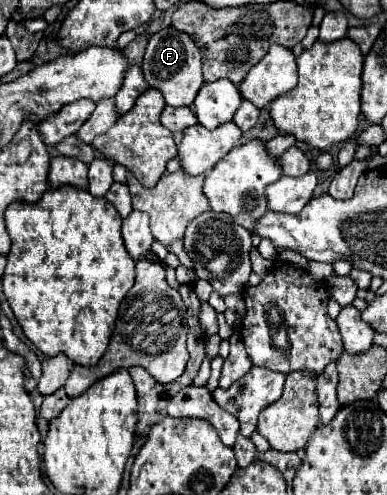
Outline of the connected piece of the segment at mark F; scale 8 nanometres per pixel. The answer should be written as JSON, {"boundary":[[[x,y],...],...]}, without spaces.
{"boundary":[[[166,27],[160,33],[152,35],[146,47],[144,61],[142,61],[142,73],[144,73],[146,83],[158,89],[164,95],[166,105],[172,105],[172,107],[192,105],[198,89],[204,85],[200,51],[196,49],[196,43],[186,33],[174,27]]]}

